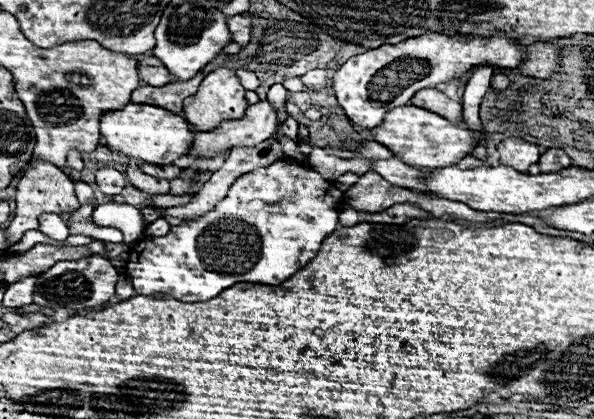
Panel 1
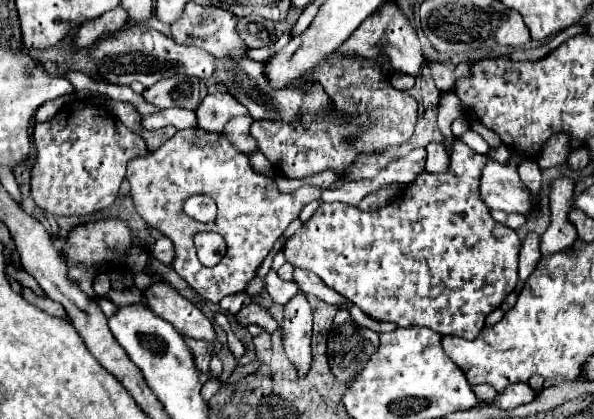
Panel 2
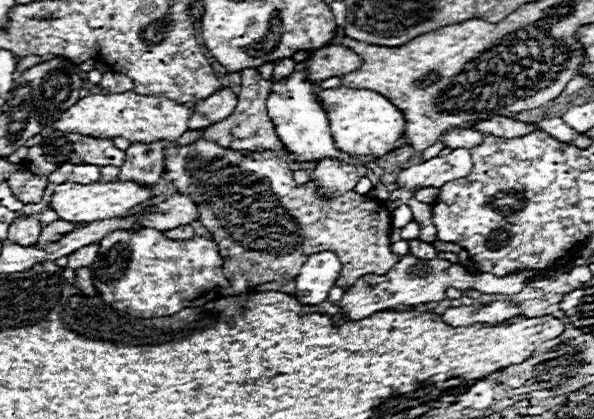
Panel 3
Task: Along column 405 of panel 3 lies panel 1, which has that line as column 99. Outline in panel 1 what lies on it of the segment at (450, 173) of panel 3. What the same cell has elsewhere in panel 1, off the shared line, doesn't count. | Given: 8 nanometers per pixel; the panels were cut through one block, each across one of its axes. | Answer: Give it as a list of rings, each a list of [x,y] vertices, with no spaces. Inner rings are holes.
[[[106,166],[106,168],[100,168],[100,170],[96,172],[96,184],[98,184],[98,188],[100,188],[106,196],[116,196],[116,194],[120,194],[122,188],[126,186],[126,178],[124,178],[118,170]]]

